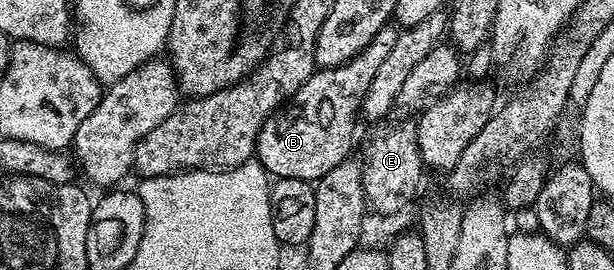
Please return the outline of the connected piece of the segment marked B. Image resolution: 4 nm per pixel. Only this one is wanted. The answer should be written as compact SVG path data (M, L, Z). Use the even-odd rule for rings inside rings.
M393 23L385 24L366 48L343 64L313 72L308 82L304 82L300 99L287 103L269 116L260 130L254 150L257 161L271 177L317 182L328 174L328 170L340 166L340 162L351 155L354 119L359 119L364 94L368 94L368 86L372 86L372 78L376 78L376 70L380 70L392 46L396 46L398 33L399 29Z

